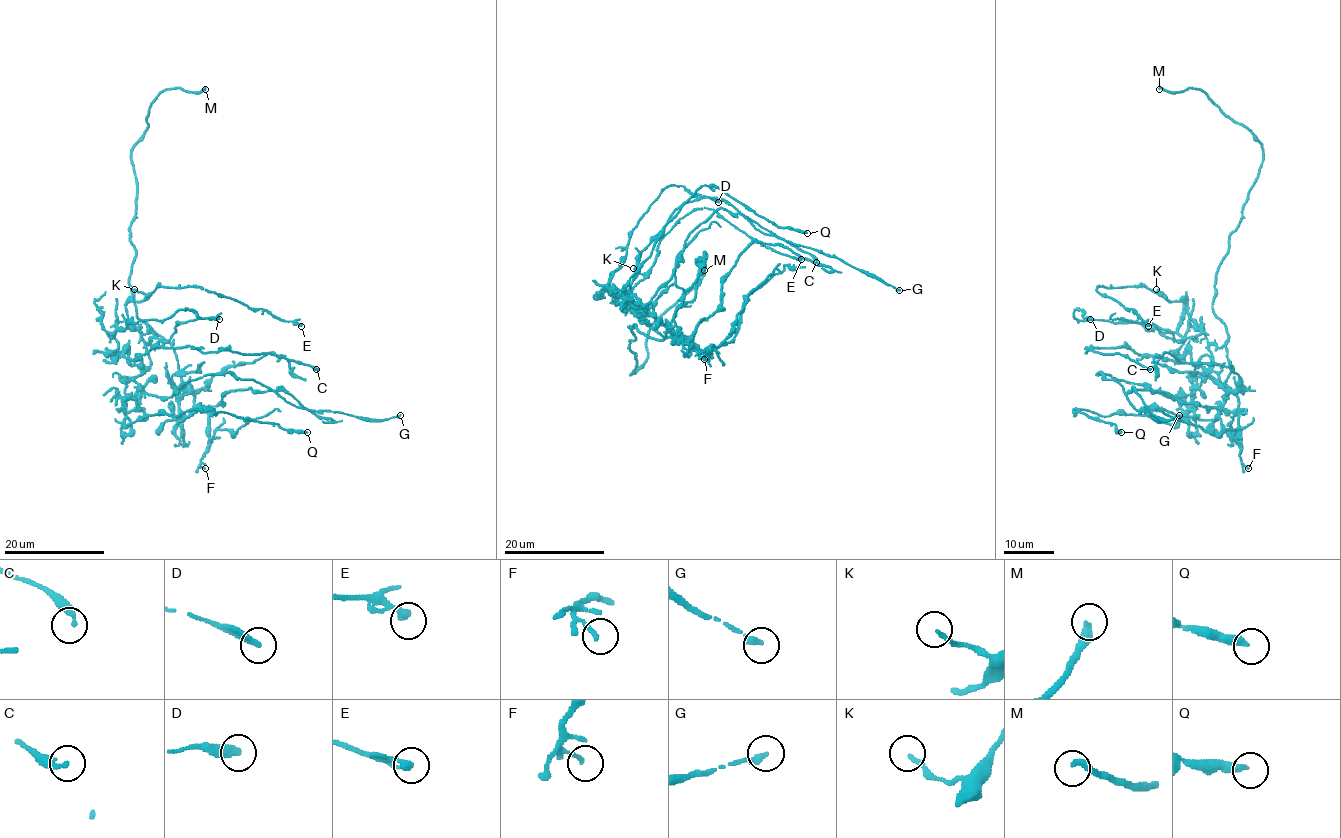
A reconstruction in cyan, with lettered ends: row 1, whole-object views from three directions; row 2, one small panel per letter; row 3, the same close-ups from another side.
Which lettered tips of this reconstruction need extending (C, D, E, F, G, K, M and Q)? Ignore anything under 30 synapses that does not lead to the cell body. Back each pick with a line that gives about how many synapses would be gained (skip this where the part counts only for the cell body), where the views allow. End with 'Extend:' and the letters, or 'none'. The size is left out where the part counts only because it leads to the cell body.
Extend: M

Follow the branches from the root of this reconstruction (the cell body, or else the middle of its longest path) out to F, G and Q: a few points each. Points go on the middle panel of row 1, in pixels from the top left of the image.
F: (646, 319), (651, 328), (677, 343), (688, 337), (694, 350), (708, 349), (699, 354), (704, 359)
G: (646, 319), (635, 307), (669, 279), (686, 238), (721, 208), (899, 290)
Q: (646, 319), (623, 288), (649, 257), (662, 228), (703, 185), (718, 187), (778, 227), (807, 233)

